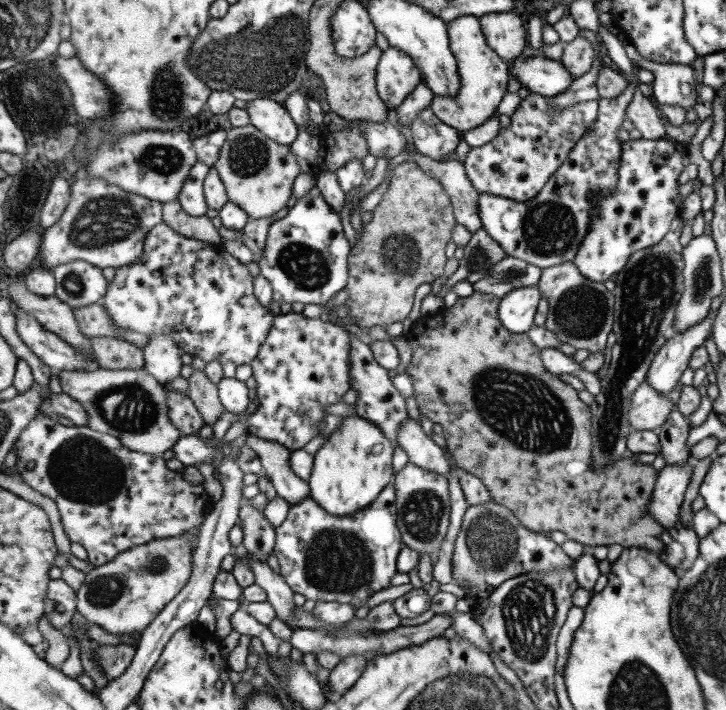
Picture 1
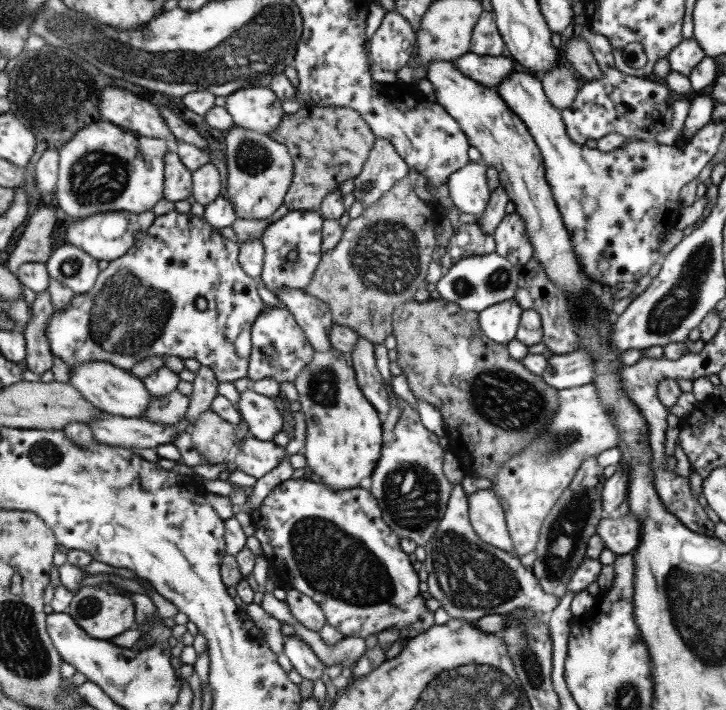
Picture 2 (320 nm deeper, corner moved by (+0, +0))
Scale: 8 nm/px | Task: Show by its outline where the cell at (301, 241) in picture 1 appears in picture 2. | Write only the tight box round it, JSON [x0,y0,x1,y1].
[259,210,322,292]

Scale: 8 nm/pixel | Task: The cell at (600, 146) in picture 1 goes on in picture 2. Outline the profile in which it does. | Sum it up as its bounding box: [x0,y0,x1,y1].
[447,161,490,218]

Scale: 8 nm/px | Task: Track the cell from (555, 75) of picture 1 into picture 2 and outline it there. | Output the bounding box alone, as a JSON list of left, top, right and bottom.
[450,51,520,88]

